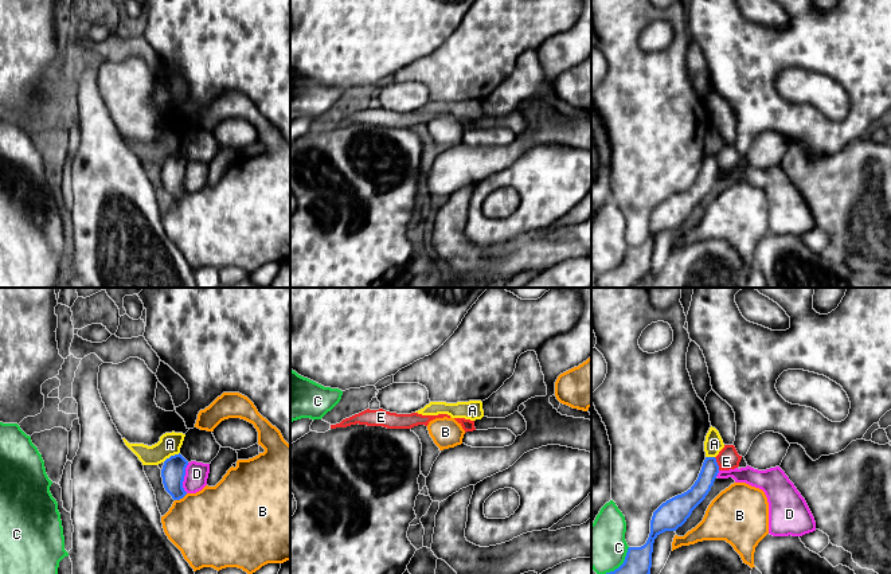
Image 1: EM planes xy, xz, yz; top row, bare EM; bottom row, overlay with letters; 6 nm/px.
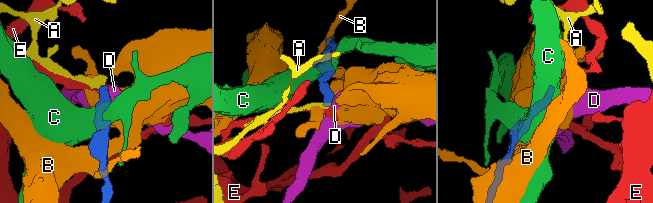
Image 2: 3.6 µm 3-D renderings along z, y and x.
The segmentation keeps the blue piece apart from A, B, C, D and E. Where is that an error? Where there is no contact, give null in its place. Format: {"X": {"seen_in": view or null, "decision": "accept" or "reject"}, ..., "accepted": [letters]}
{"A": {"seen_in": "xy", "decision": "reject"}, "B": {"seen_in": "xy", "decision": "reject"}, "C": {"seen_in": "yz", "decision": "reject"}, "D": {"seen_in": "xy", "decision": "reject"}, "E": {"seen_in": "yz", "decision": "reject"}, "accepted": []}

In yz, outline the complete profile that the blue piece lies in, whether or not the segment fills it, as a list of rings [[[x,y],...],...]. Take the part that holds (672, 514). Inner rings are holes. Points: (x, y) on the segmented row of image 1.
[[[706,457],[695,484],[684,493],[663,503],[650,520],[650,534],[641,547],[629,547],[624,563],[606,574],[650,574],[654,539],[665,531],[676,531],[706,499],[719,473],[715,457]]]

